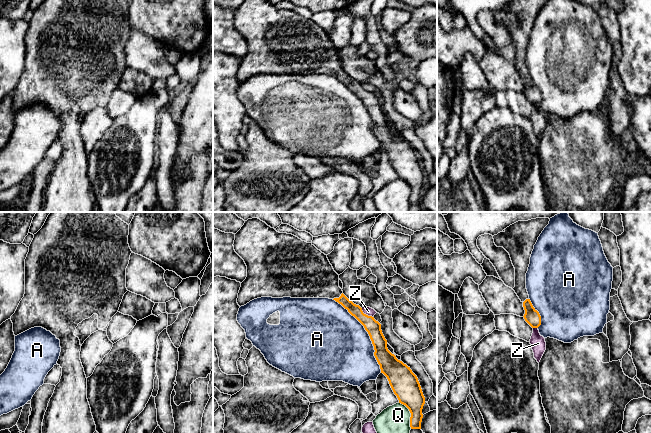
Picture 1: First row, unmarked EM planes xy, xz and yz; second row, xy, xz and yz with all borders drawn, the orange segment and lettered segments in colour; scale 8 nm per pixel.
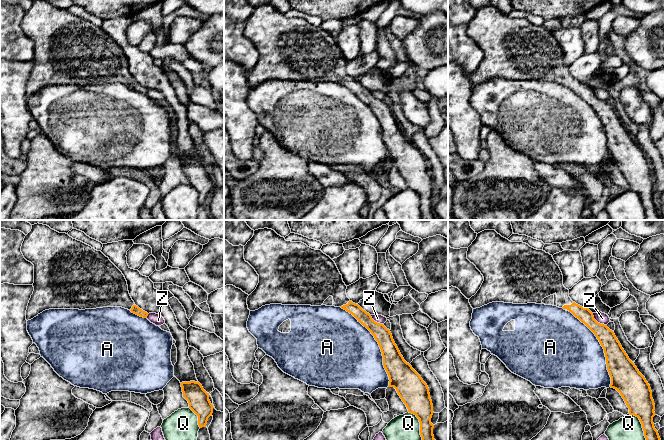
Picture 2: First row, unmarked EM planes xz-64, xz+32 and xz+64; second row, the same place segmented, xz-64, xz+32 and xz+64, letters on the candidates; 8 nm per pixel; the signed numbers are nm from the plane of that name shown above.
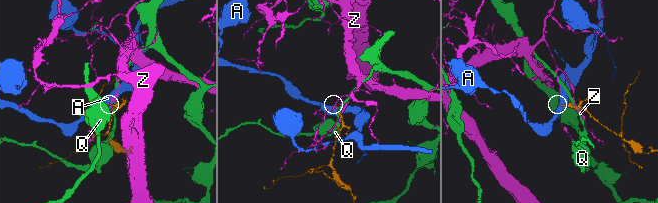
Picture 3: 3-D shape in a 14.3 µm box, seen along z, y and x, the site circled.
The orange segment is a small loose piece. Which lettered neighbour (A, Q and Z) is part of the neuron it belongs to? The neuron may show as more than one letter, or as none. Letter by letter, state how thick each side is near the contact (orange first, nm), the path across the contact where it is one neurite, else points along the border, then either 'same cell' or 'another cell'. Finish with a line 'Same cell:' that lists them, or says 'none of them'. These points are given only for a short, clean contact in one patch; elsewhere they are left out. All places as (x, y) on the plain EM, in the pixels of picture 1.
A: 140 nm thick on the orange side, 480 nm on the other; another cell
Q: 220 nm thick on the orange side, 280 nm on the other; another cell
Z: 120 nm thick on the orange side, 70 nm on the other; border along xz (361, 84), (364, 89), (372, 93); another cell
Same cell: none of them

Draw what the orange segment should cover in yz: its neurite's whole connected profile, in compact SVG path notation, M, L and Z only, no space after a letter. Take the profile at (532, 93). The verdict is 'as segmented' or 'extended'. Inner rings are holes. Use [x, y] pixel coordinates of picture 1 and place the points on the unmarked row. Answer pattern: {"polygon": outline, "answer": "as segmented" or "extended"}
{"polygon": "M512 0L493 12L497 23L503 23L510 31L515 44L515 63L513 66L523 79L524 95L532 103L541 101L541 92L533 83L526 65L526 49L530 33L538 13L548 0Z", "answer": "extended"}

